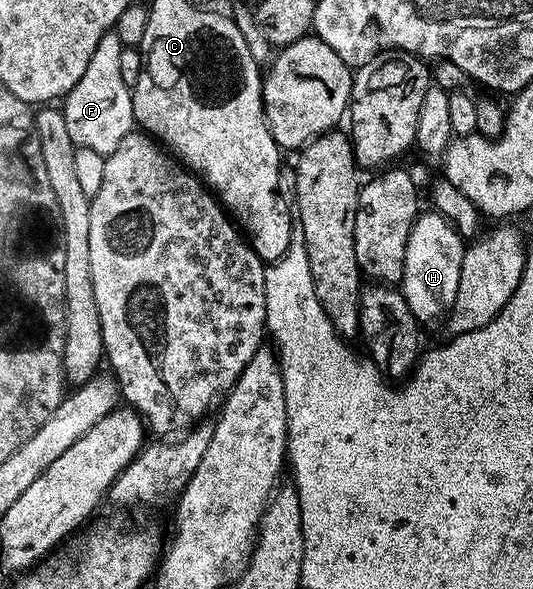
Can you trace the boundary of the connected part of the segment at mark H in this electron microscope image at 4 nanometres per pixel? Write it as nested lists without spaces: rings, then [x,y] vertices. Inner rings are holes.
[[[428,209],[417,215],[406,243],[404,275],[398,284],[417,323],[427,325],[435,319],[443,320],[452,310],[458,297],[458,277],[462,277],[465,246],[465,240],[439,211]]]

